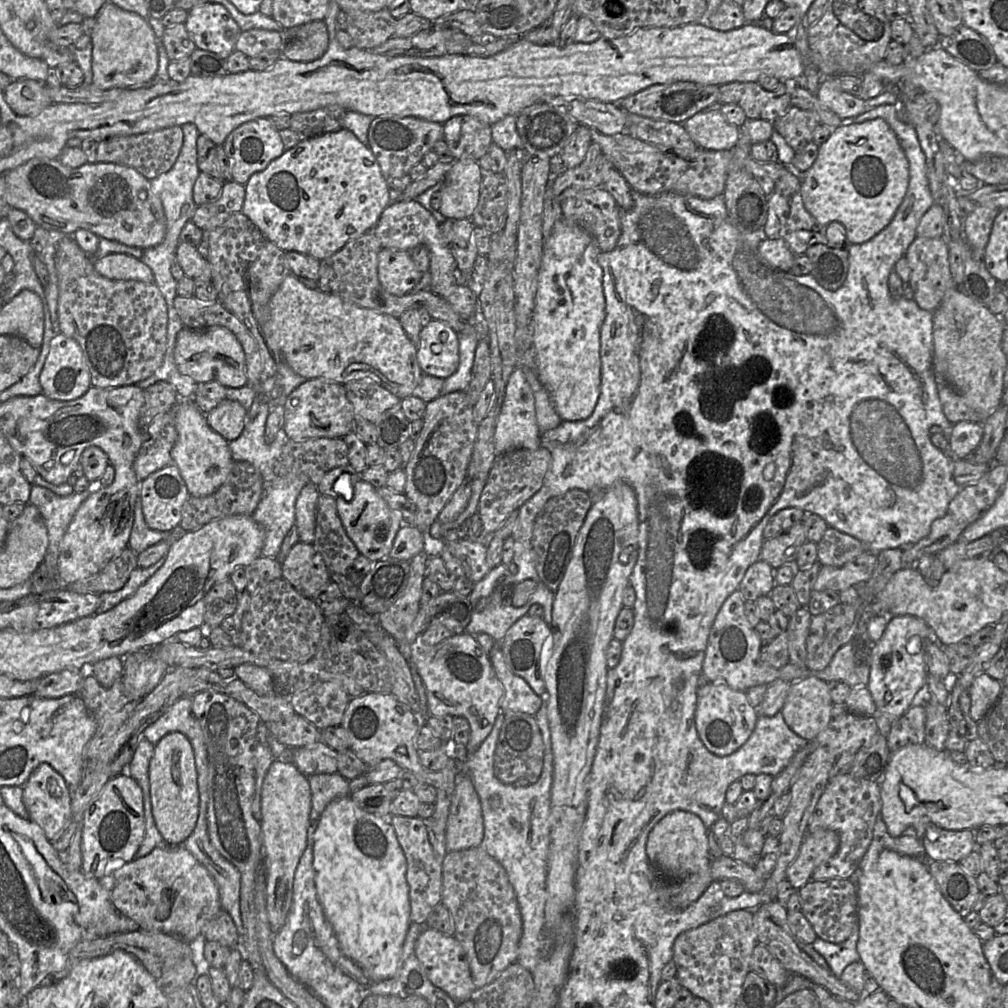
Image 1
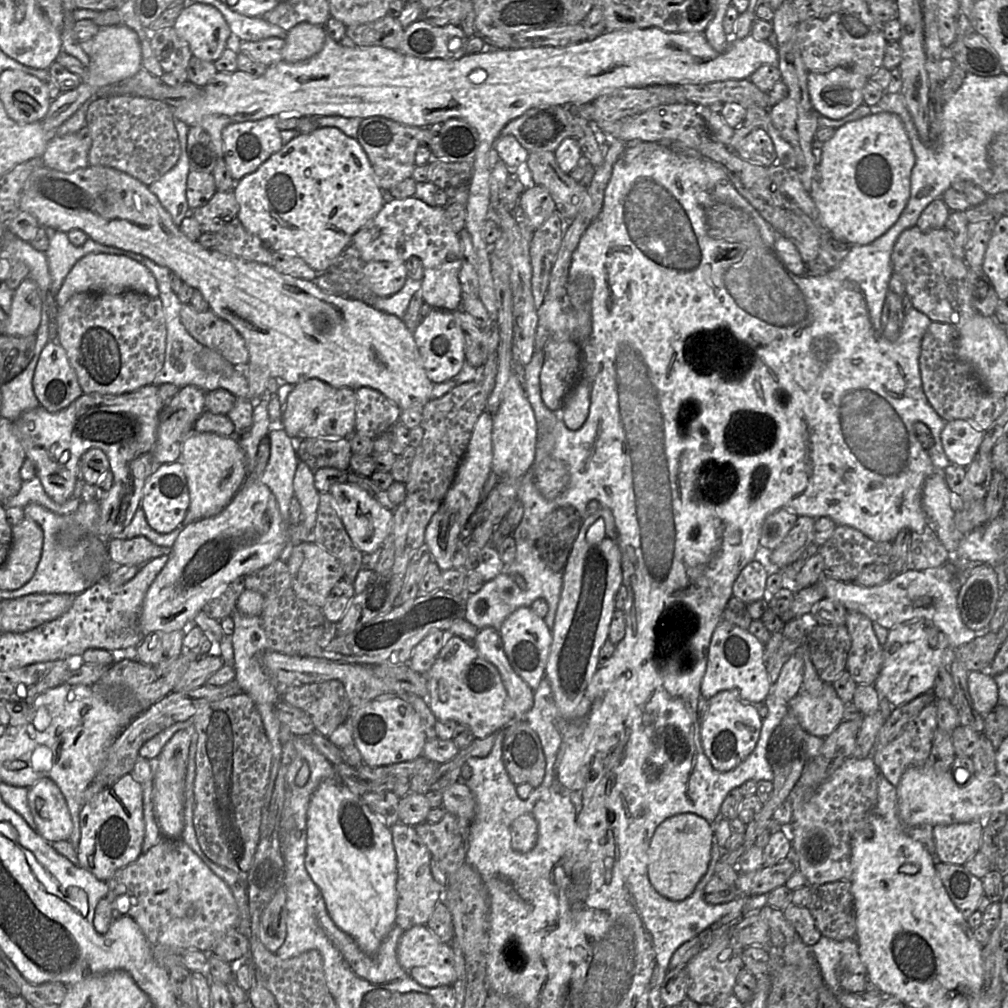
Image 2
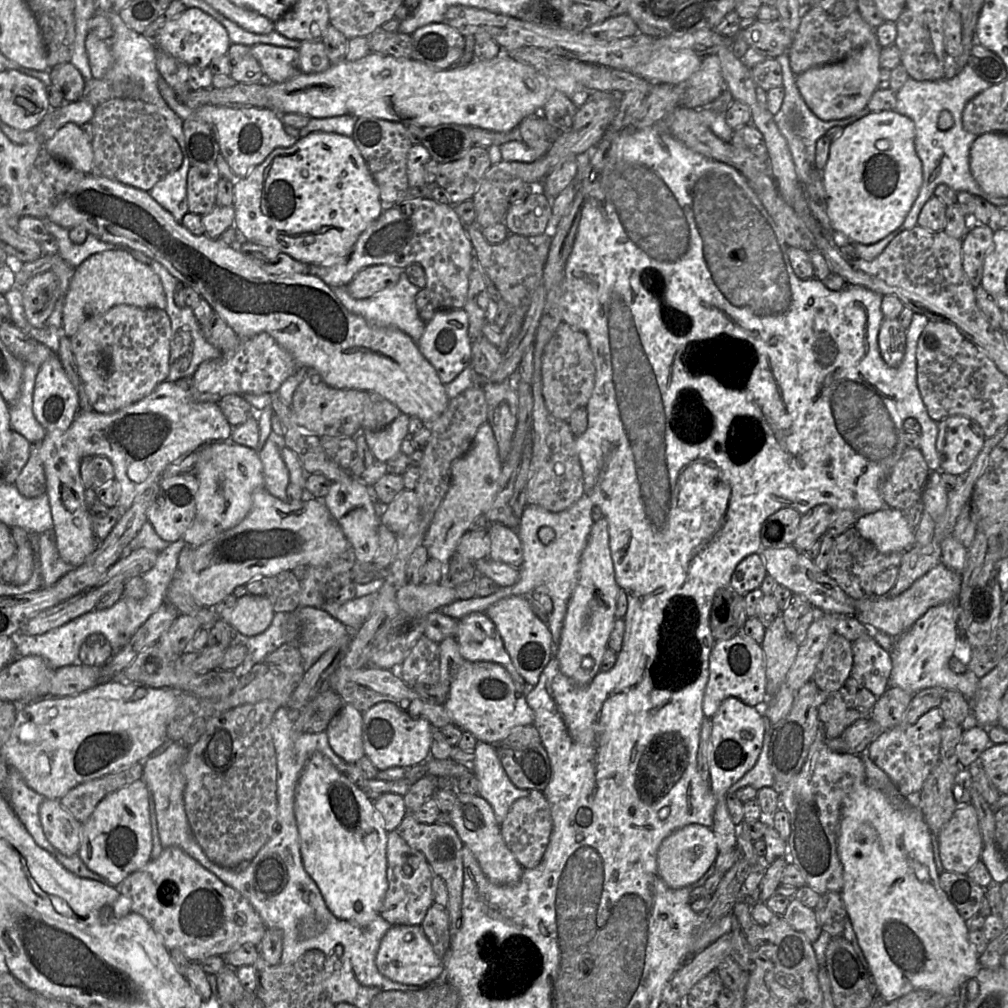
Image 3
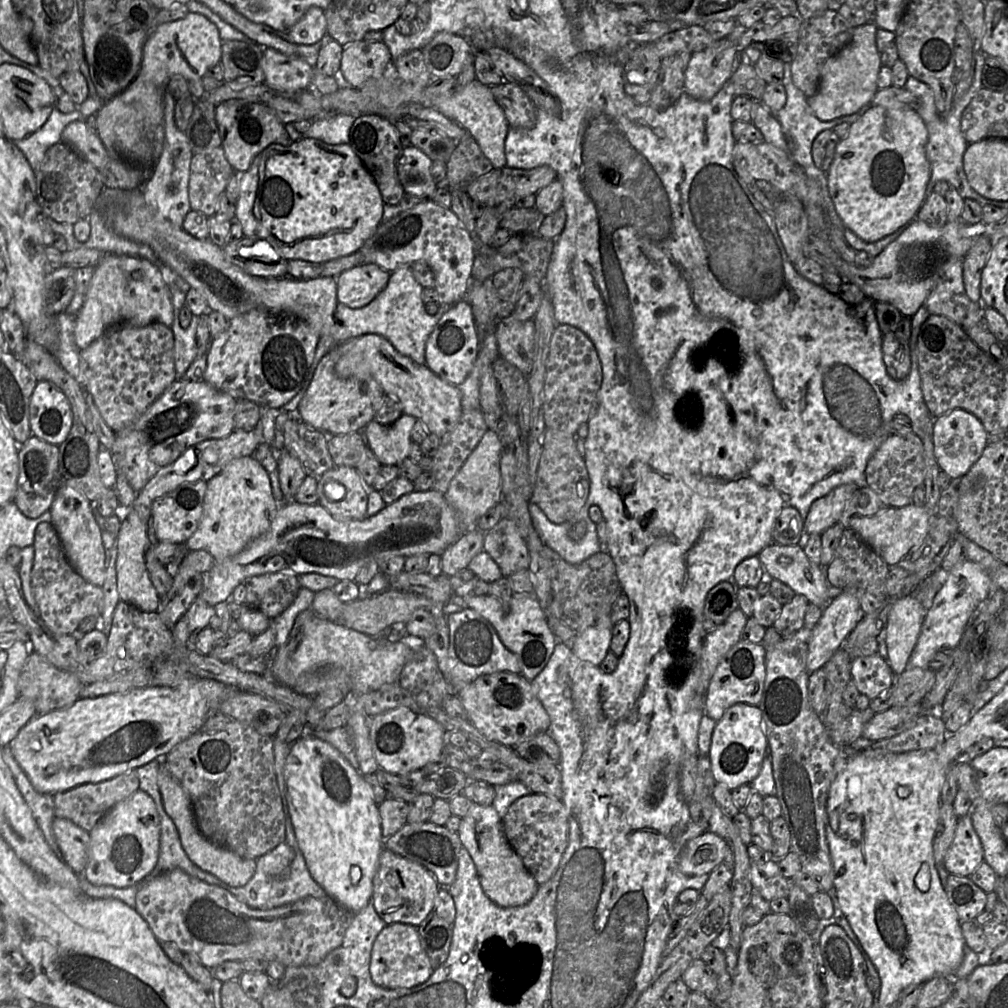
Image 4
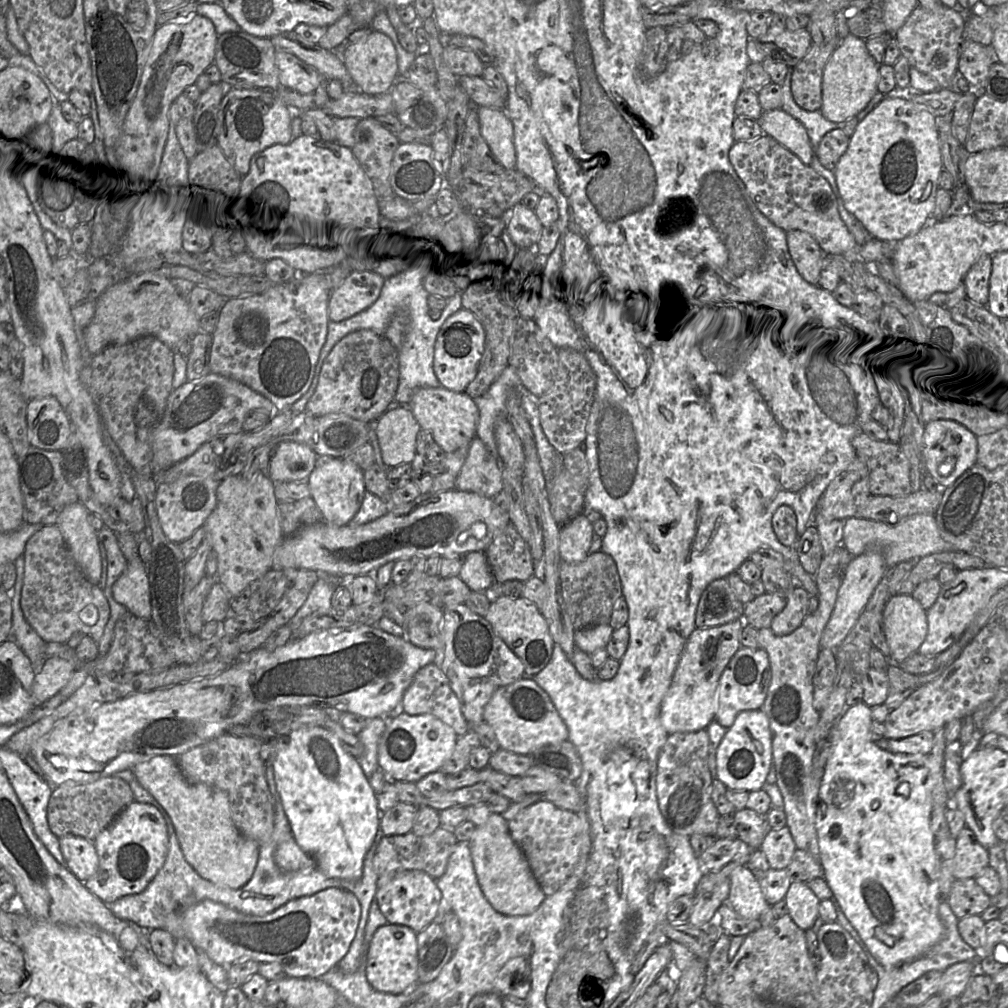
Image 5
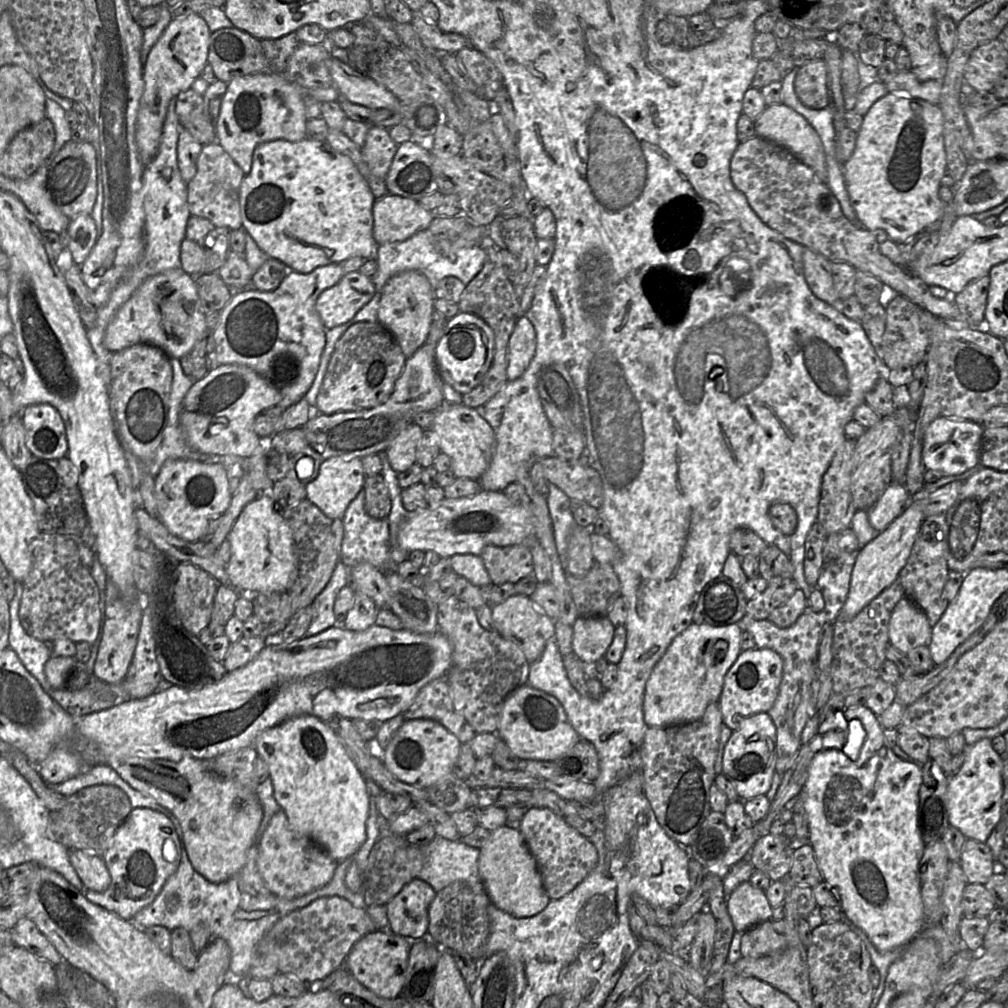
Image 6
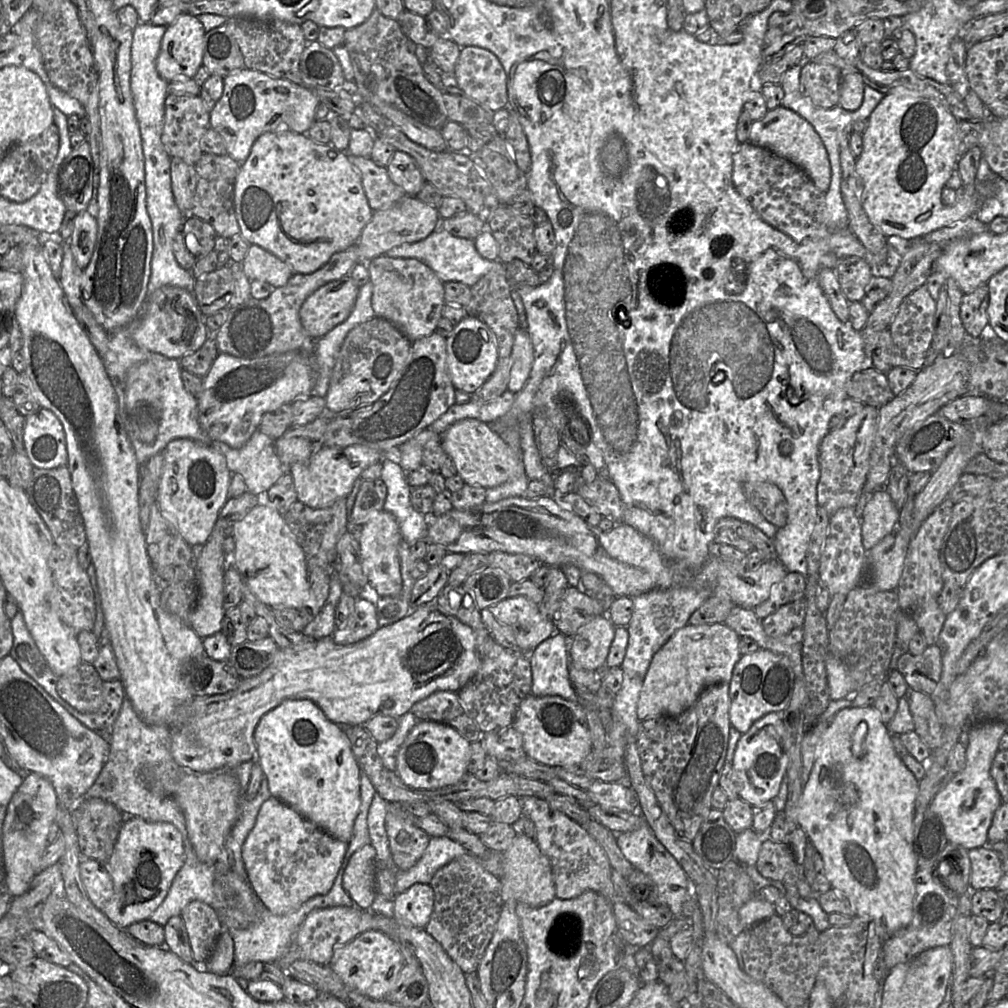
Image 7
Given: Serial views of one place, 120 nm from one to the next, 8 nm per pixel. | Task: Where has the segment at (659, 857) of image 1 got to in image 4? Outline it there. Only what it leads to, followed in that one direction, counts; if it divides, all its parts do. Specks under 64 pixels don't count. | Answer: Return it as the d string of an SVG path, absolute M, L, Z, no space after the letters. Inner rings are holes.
M705 831L686 843L678 857L678 868L687 876L710 874L724 862L727 846L724 838Z

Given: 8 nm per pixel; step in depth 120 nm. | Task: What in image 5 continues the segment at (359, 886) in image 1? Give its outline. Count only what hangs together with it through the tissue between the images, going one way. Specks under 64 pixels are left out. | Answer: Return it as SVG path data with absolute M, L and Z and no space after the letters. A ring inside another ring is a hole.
M303 727L280 738L281 749L273 761L273 773L293 838L328 877L358 881L363 873L364 858L374 842L380 822L377 800L368 779L357 760L323 727Z

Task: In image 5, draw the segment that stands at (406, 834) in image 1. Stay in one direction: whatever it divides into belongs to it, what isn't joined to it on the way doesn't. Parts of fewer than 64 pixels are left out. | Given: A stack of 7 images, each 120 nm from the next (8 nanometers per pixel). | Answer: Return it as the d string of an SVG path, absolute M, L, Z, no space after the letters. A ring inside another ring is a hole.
M409 870L398 874L386 885L377 887L375 898L389 924L404 925L419 933L437 921L442 894L436 880L429 874L421 870Z

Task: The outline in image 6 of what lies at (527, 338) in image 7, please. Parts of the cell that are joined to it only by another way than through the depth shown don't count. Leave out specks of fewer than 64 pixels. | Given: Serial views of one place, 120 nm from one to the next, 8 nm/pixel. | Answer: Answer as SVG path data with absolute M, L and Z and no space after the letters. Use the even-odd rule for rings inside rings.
M521 316L508 345L508 381L521 377L529 367L537 349L536 331L532 322Z

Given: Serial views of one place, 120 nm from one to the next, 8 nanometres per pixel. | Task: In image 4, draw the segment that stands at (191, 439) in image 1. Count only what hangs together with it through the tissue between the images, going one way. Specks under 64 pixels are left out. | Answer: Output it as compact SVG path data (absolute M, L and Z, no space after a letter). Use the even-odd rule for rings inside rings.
M253 455L231 460L220 473L207 481L203 501L202 516L196 531L186 541L188 550L206 550L215 562L224 560L241 552L254 538L264 534L270 528L279 504L276 502L269 474Z

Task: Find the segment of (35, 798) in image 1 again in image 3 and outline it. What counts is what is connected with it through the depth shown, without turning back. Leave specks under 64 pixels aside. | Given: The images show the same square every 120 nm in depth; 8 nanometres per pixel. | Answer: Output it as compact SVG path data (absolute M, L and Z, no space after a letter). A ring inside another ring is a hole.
M44 799L39 817L47 840L65 856L78 854L82 823L76 820L56 799Z

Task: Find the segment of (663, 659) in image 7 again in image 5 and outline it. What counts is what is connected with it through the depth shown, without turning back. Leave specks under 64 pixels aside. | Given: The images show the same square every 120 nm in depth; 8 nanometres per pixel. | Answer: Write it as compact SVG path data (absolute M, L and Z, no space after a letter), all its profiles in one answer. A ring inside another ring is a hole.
M740 618L721 626L696 627L691 633L661 703L660 720L669 734L706 729L712 720L716 720L718 682L723 670L742 646L744 624L743 618Z

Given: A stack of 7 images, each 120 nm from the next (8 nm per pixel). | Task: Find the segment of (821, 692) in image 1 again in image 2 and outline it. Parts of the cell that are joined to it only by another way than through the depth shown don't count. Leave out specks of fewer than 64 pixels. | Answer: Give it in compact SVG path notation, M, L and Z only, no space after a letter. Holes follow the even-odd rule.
M832 684L825 685L823 692L818 696L802 689L787 704L801 727L814 736L827 737L843 721L845 704L838 697Z

